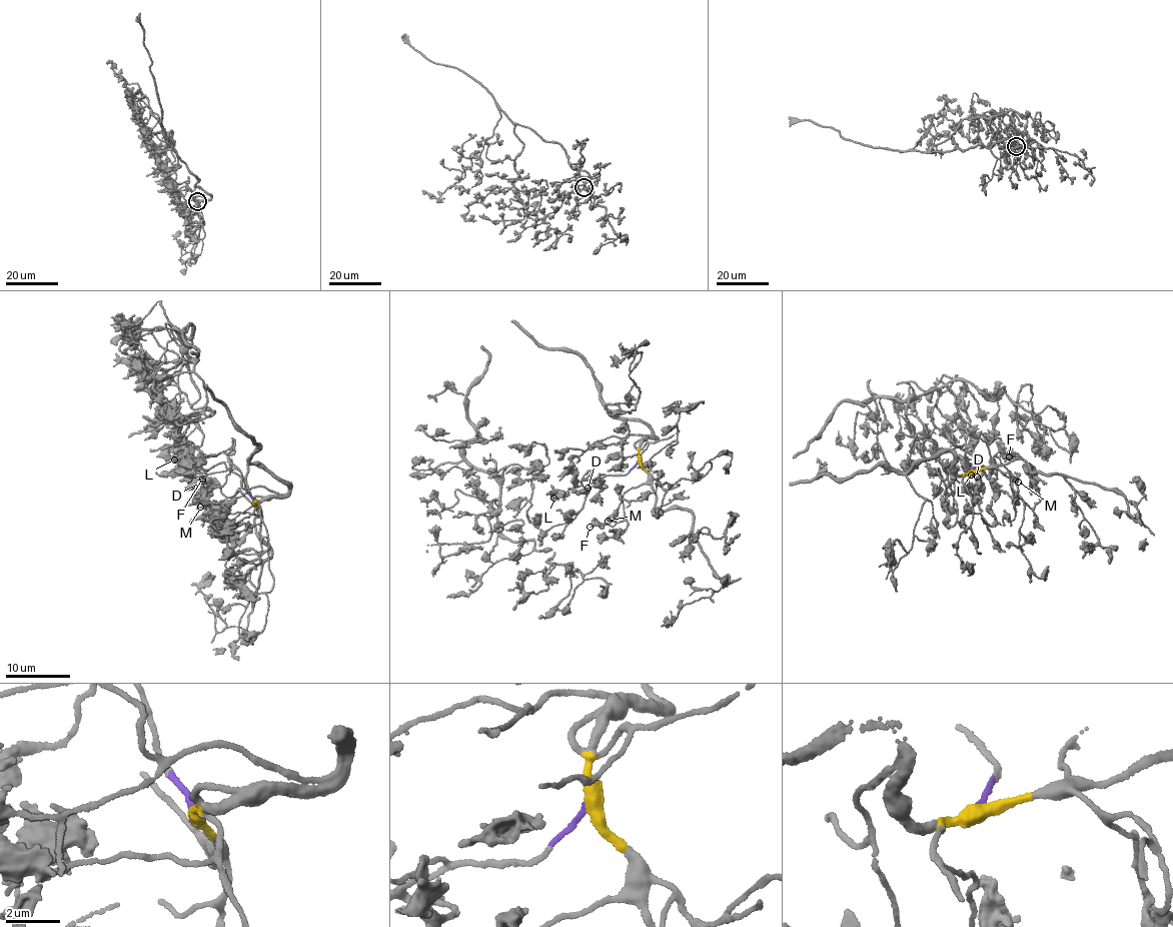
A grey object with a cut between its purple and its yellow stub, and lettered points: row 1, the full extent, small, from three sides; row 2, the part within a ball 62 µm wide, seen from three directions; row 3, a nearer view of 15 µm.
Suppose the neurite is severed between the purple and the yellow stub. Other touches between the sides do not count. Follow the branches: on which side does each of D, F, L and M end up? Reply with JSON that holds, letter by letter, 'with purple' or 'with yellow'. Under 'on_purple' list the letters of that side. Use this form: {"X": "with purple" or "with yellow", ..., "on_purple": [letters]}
{"D": "with purple", "F": "with yellow", "L": "with purple", "M": "with yellow", "on_purple": ["D", "L"]}

